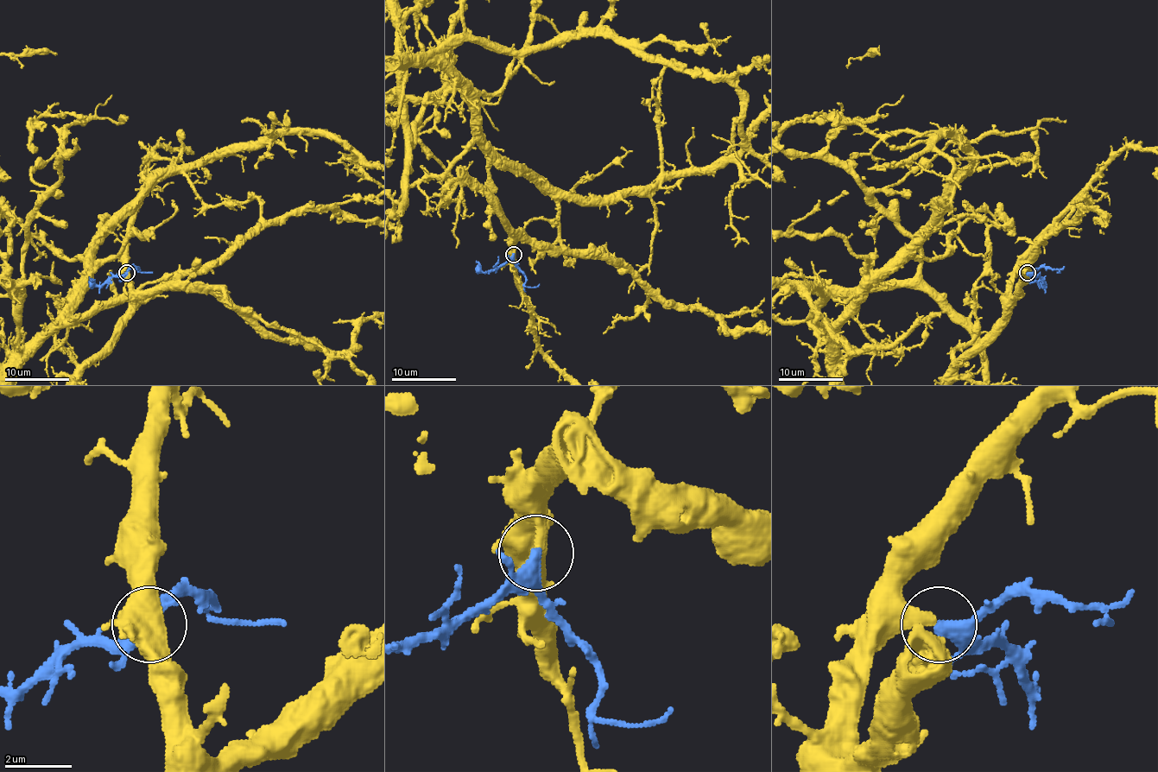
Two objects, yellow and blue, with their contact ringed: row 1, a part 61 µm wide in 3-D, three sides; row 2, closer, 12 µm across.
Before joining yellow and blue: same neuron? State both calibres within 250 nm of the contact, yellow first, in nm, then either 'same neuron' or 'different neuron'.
360 nm thick on the yellow side, 340 nm on the other; same neuron

